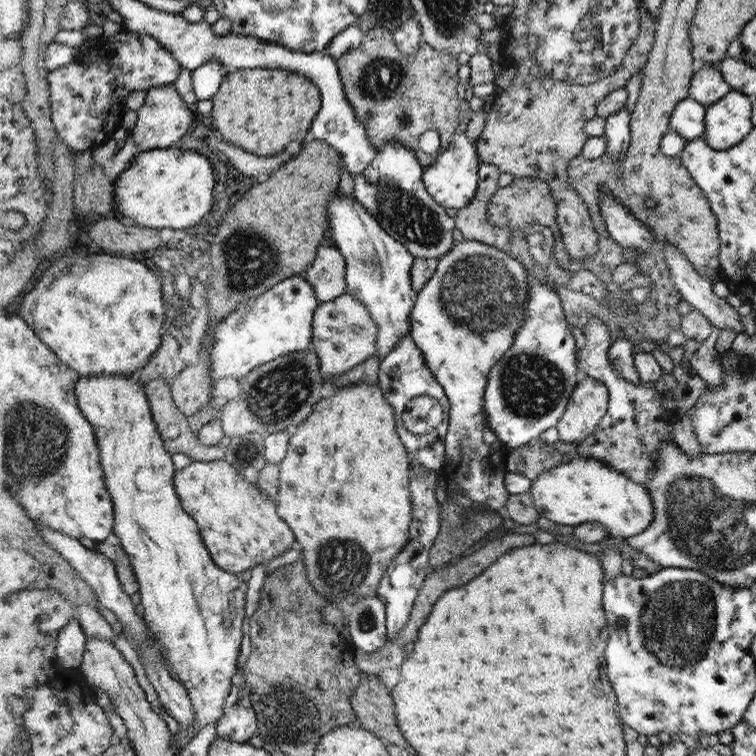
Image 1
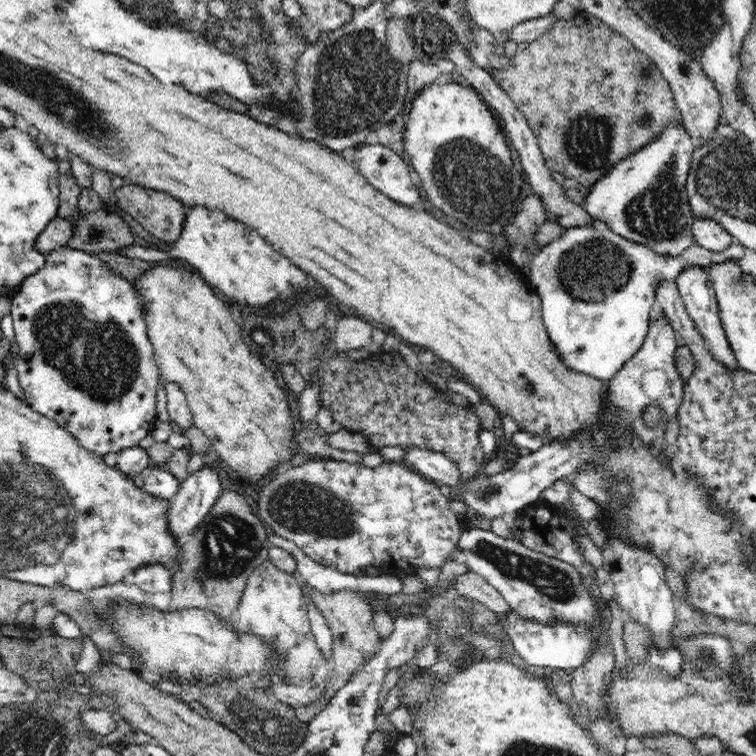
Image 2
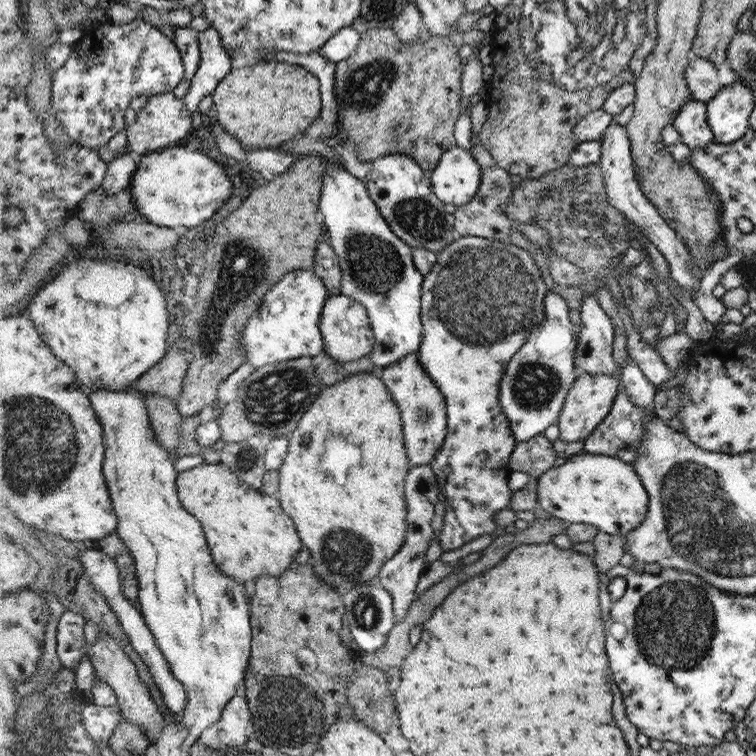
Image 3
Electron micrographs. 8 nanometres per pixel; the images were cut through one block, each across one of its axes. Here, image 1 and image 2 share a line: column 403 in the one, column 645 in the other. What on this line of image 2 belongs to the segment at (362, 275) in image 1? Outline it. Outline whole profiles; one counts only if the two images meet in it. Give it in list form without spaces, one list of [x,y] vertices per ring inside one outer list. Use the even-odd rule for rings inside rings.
[[[588,217],[588,220],[582,225],[573,225],[570,228],[565,228],[561,236],[547,243],[545,246],[540,248],[538,252],[531,257],[530,270],[528,274],[528,280],[534,290],[537,291],[538,295],[541,296],[541,316],[546,327],[546,331],[549,332],[550,339],[557,345],[557,351],[565,359],[565,363],[571,369],[577,369],[578,372],[586,373],[590,376],[598,377],[600,380],[610,380],[619,370],[624,366],[627,360],[630,360],[642,348],[642,344],[645,343],[646,335],[650,327],[650,322],[653,317],[653,312],[657,309],[657,288],[661,283],[674,283],[681,272],[684,272],[686,268],[692,268],[693,266],[706,266],[712,263],[723,263],[724,261],[736,261],[744,258],[746,248],[742,245],[731,244],[722,251],[711,251],[700,246],[698,243],[694,243],[692,246],[686,248],[678,256],[660,255],[654,249],[651,249],[649,245],[642,244],[641,242],[631,241],[626,237],[618,235],[614,232],[613,228],[607,221],[598,220],[594,217]]]

